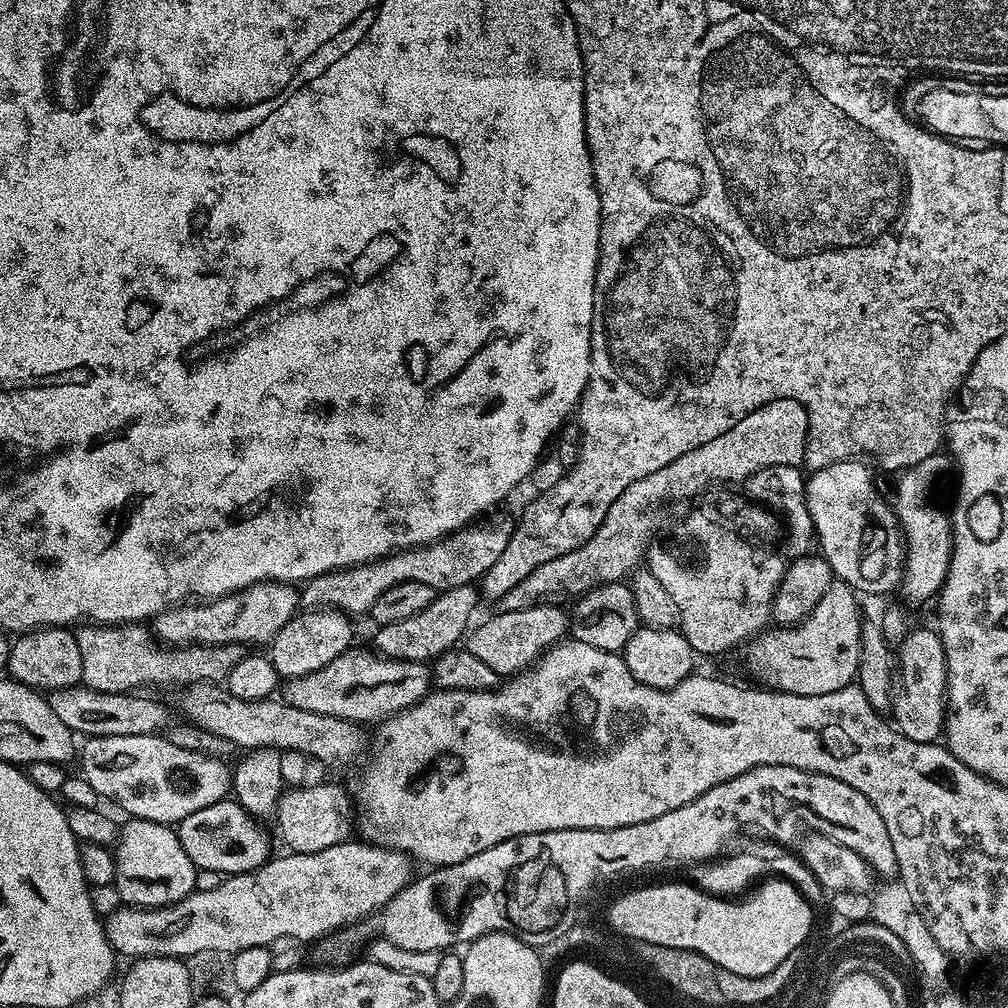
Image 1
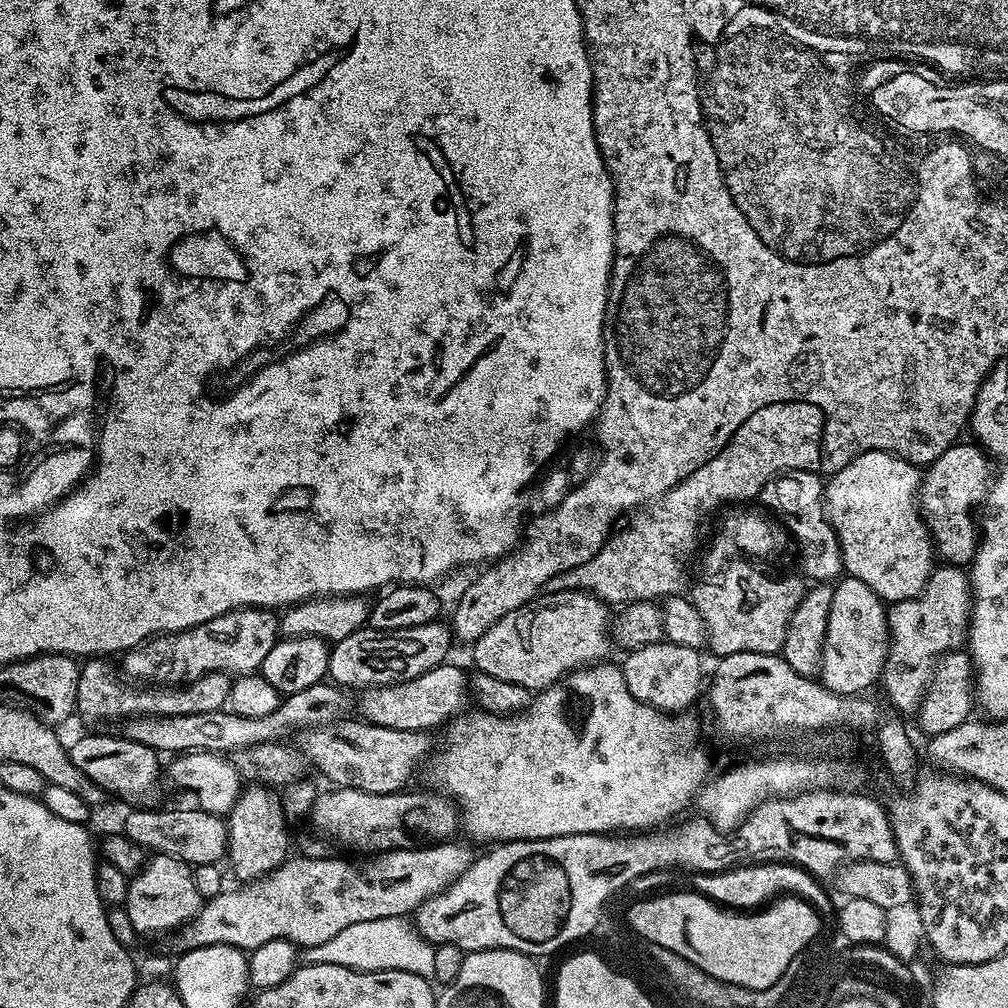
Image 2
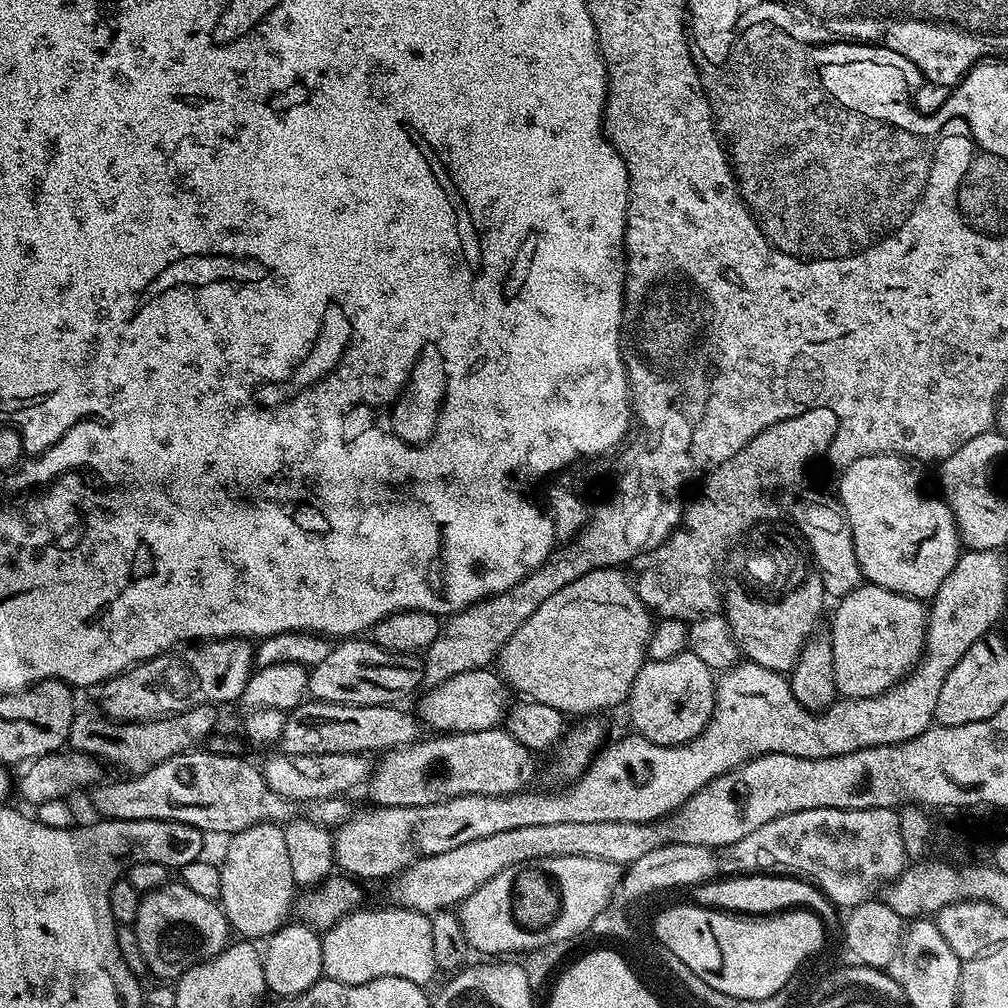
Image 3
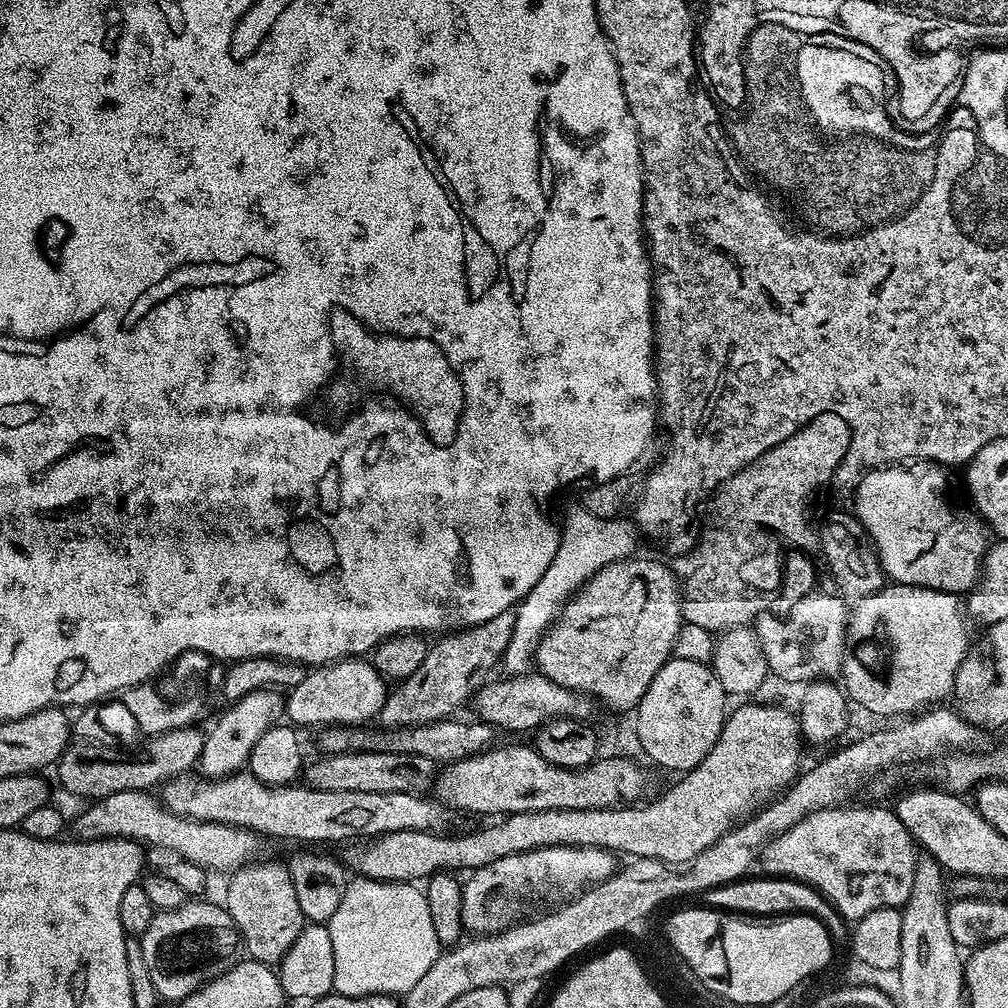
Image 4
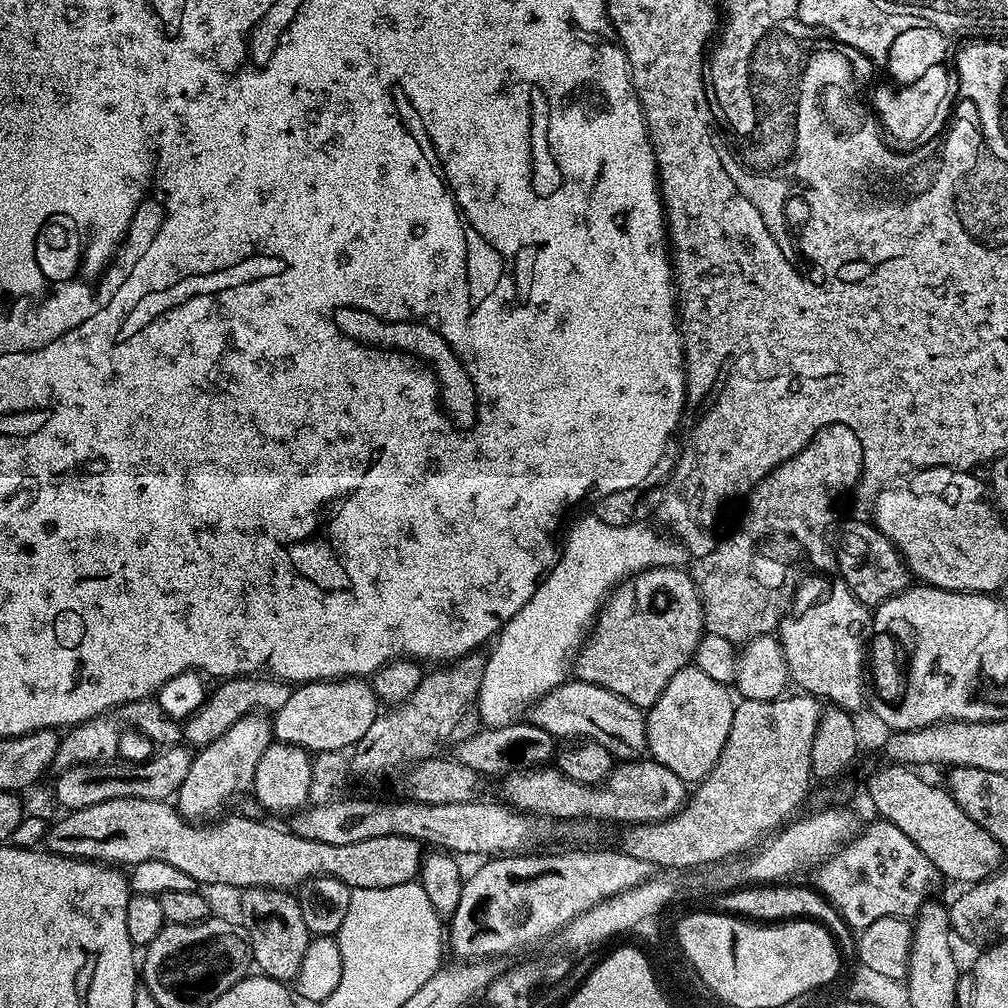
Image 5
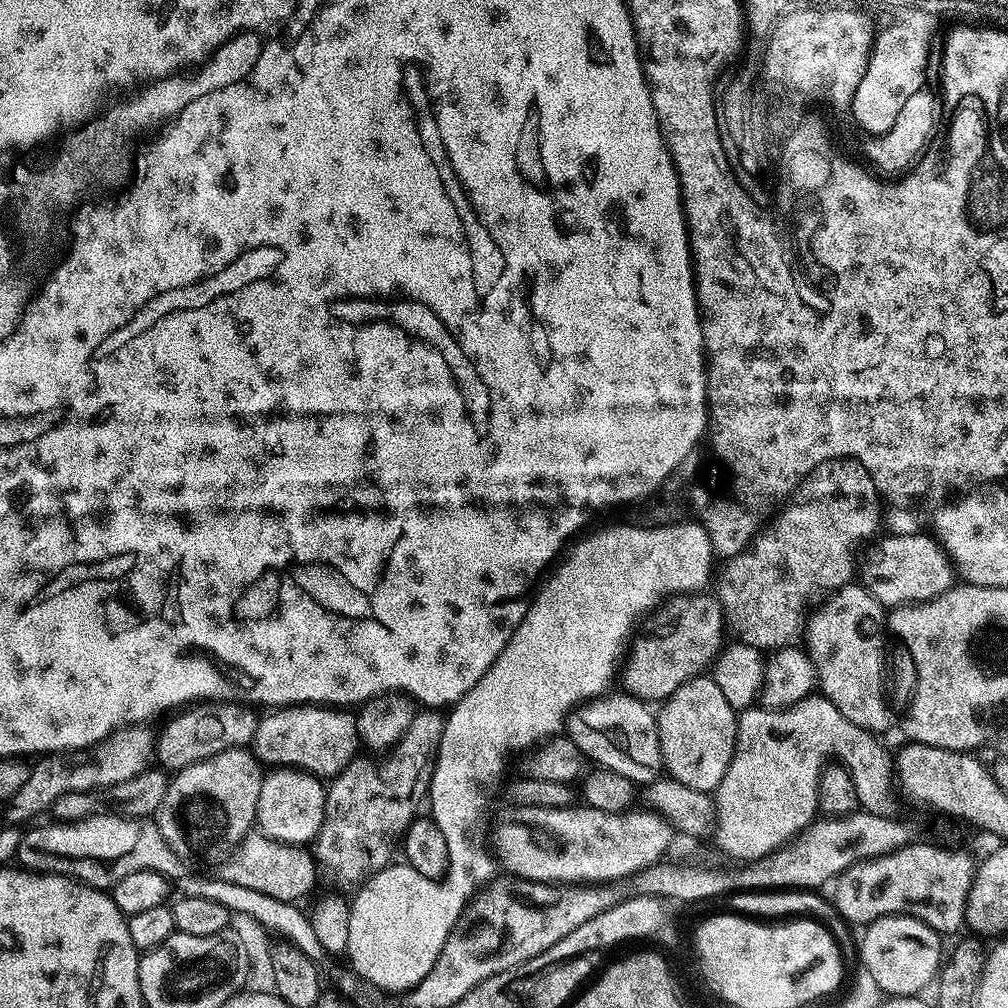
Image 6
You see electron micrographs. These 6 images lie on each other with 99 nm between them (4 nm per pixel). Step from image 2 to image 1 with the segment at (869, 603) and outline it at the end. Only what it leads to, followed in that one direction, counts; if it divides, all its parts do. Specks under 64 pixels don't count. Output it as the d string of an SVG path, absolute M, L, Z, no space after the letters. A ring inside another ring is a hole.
M833 579L822 602L801 622L791 626L772 626L747 645L744 660L756 681L778 692L799 696L830 694L857 679L862 646L862 615L856 605L857 593L846 582Z

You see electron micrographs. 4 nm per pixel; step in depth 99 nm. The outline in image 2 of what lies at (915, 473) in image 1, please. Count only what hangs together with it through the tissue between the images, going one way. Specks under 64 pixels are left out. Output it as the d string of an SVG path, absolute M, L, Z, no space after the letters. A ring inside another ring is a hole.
M964 443L952 444L936 461L927 465L918 485L918 507L932 533L935 555L939 559L941 556L945 565L971 565L972 555L980 543L978 520L972 517L972 511L979 500L981 503L985 499L990 460L979 443Z

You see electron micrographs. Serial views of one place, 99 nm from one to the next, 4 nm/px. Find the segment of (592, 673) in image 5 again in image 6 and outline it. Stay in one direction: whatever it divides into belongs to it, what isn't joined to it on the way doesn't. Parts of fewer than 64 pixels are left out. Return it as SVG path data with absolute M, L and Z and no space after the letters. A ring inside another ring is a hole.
M707 591L677 594L659 612L661 622L668 627L668 633L665 636L637 635L631 641L622 664L623 691L645 702L663 702L674 694L674 690L678 690L678 686L701 675L720 655L726 637L722 606L715 595Z

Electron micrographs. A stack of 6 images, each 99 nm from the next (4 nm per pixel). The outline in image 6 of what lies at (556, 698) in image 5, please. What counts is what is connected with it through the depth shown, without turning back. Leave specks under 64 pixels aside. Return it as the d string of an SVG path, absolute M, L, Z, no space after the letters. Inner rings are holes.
M605 694L598 696L594 700L589 700L568 713L566 721L566 735L569 740L574 742L574 746L578 746L578 750L589 761L592 760L593 765L600 768L609 768L614 770L614 774L622 774L622 778L630 778L633 784L637 786L647 786L657 779L662 772L662 761L660 759L660 739L658 738L658 730L656 725L656 716L654 715L647 703L636 699L634 696L627 694L619 694L620 696L612 696L613 694Z

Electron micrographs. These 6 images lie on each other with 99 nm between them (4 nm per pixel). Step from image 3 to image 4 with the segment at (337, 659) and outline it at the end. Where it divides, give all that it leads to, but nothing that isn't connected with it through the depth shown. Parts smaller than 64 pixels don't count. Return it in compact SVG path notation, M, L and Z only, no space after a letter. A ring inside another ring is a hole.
M345 658L331 664L321 664L313 667L308 676L302 678L302 682L298 682L298 686L287 693L287 719L296 726L301 726L300 724L320 724L319 726L351 724L360 726L365 722L375 721L379 717L384 700L389 693L389 689L384 688L384 684L386 685L385 677L380 675L380 671L372 665L371 659L368 658Z

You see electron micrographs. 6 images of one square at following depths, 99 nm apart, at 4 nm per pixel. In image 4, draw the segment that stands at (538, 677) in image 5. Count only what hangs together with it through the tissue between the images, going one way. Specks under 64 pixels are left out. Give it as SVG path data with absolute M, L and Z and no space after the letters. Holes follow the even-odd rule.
M583 506L569 510L568 525L563 525L558 542L558 554L554 554L554 562L550 562L546 574L538 578L534 590L530 590L530 594L518 605L516 630L507 651L509 657L531 657L534 646L540 643L541 636L556 619L562 606L567 604L568 597L584 585L594 573L602 570L602 566L610 562L627 560L635 553L632 551L636 548L638 529L631 519L624 519L594 518L594 514L590 514L590 510L586 510Z

